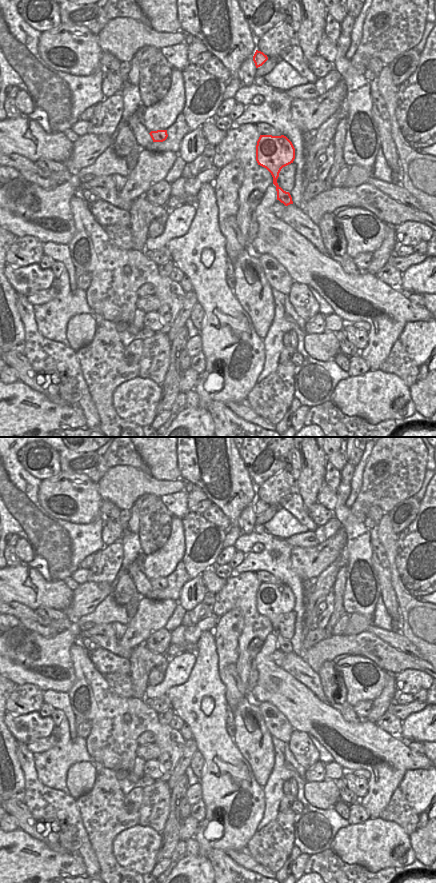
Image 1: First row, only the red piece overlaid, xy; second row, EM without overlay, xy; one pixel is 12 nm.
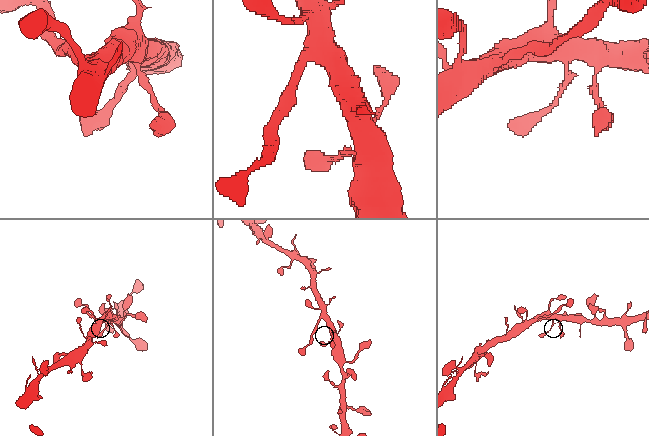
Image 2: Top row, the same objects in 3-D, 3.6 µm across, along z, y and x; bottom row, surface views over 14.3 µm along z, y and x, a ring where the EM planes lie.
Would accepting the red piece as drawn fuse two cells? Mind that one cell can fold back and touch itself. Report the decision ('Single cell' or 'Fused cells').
Single cell.

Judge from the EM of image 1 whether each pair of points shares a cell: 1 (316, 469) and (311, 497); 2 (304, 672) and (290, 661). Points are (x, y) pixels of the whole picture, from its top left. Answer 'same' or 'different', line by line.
1: same
2: same

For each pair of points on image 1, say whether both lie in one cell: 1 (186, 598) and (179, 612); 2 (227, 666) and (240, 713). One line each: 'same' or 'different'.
1: different
2: different

